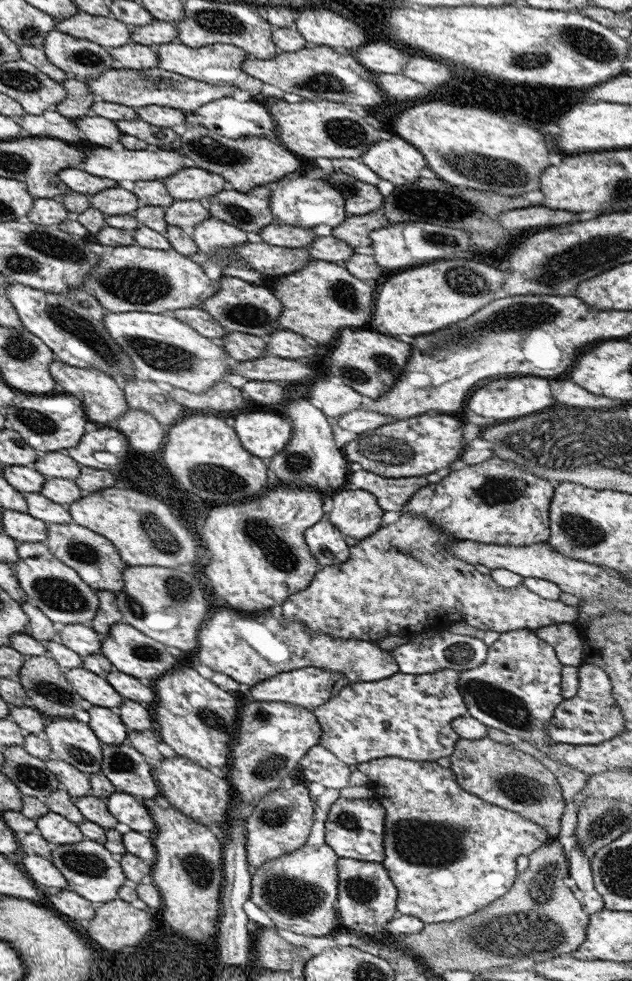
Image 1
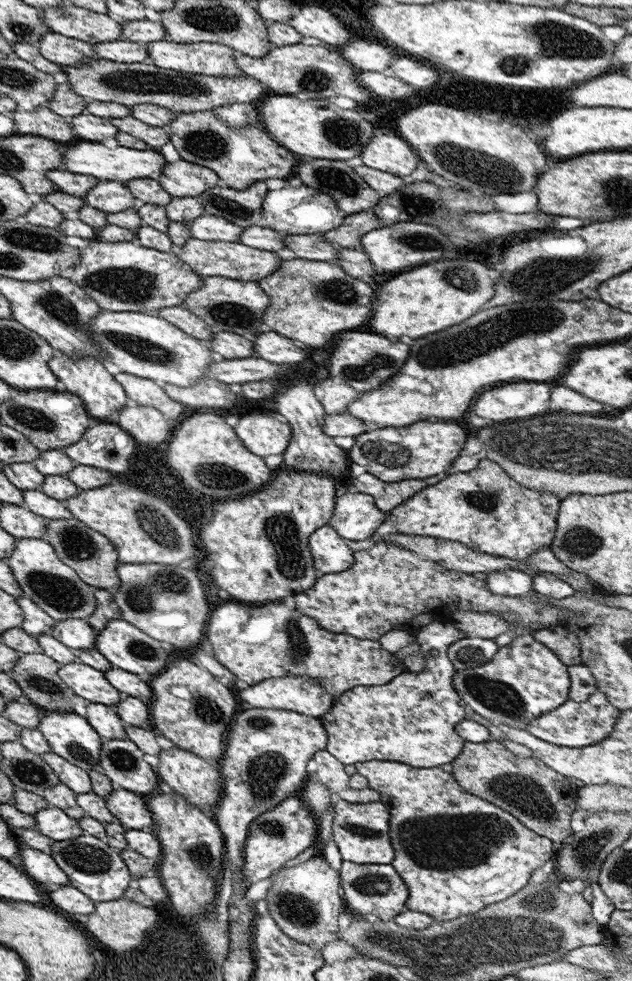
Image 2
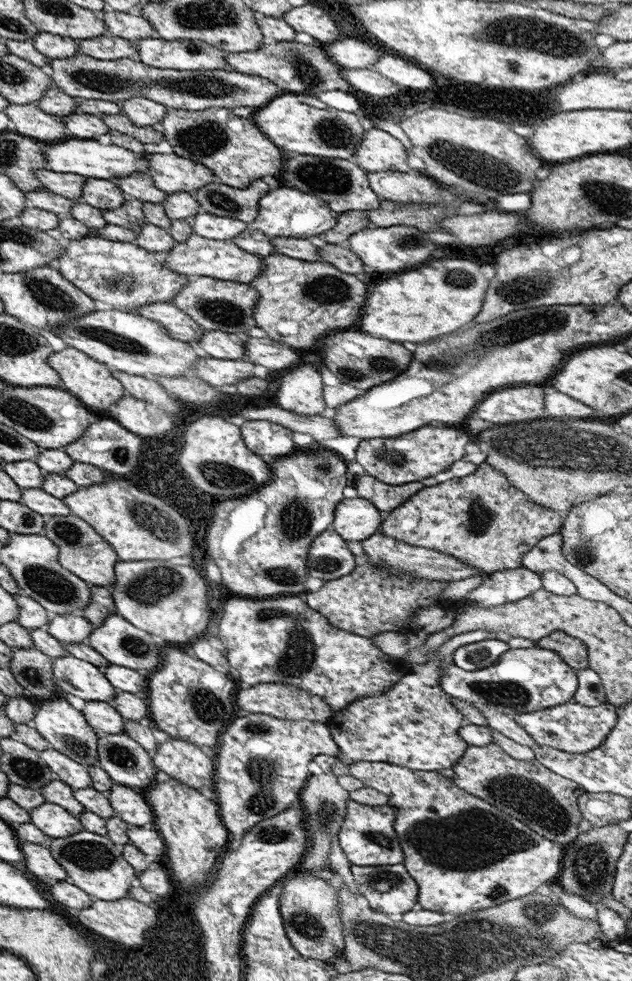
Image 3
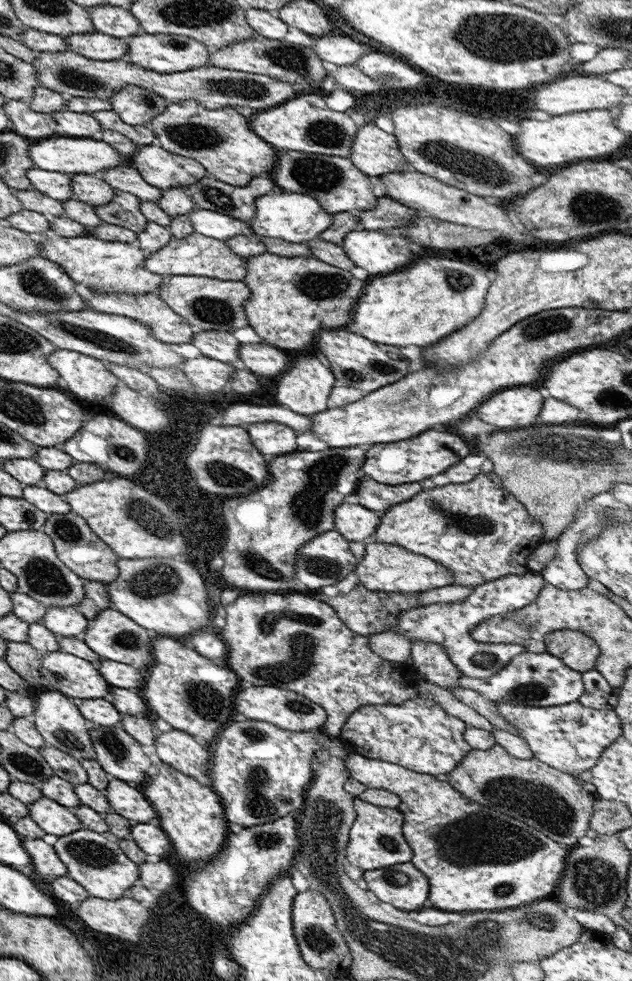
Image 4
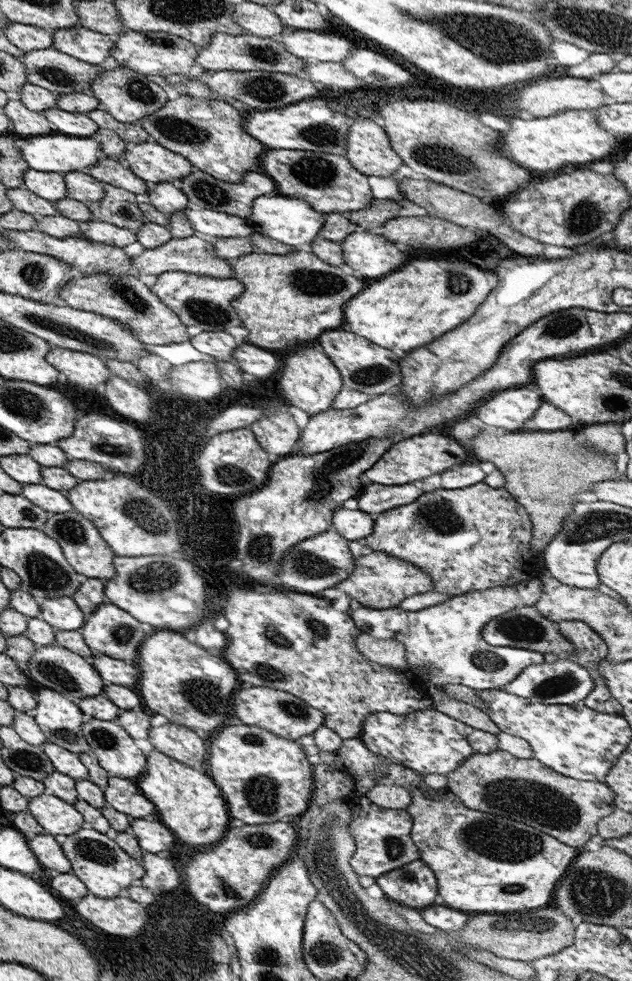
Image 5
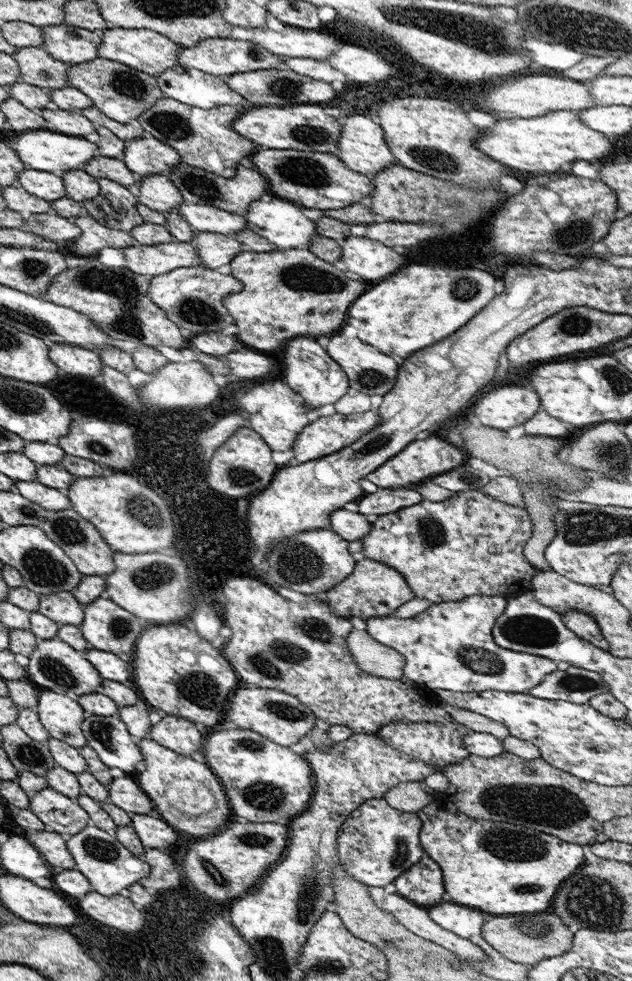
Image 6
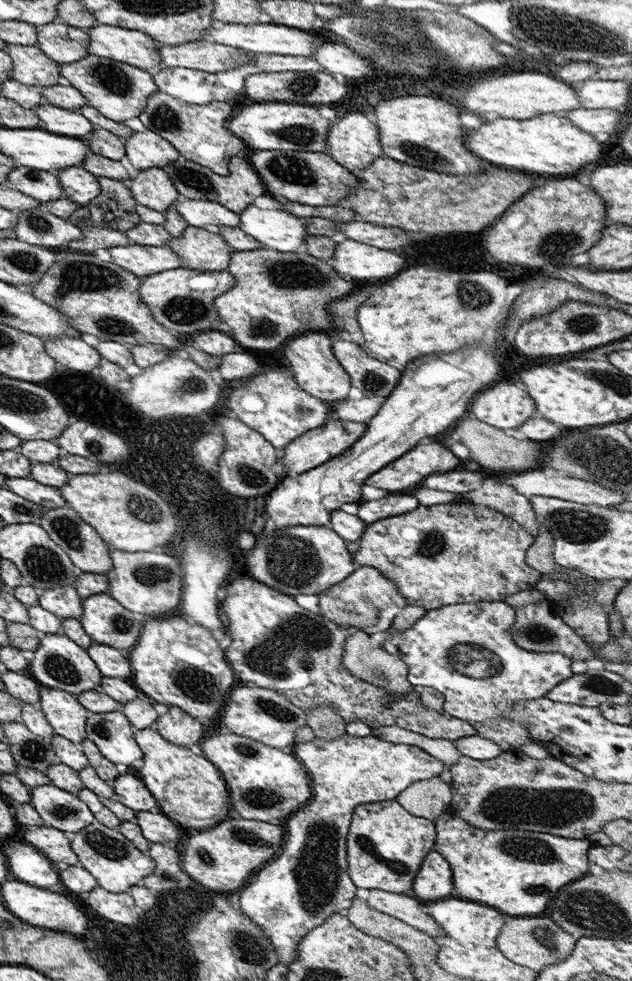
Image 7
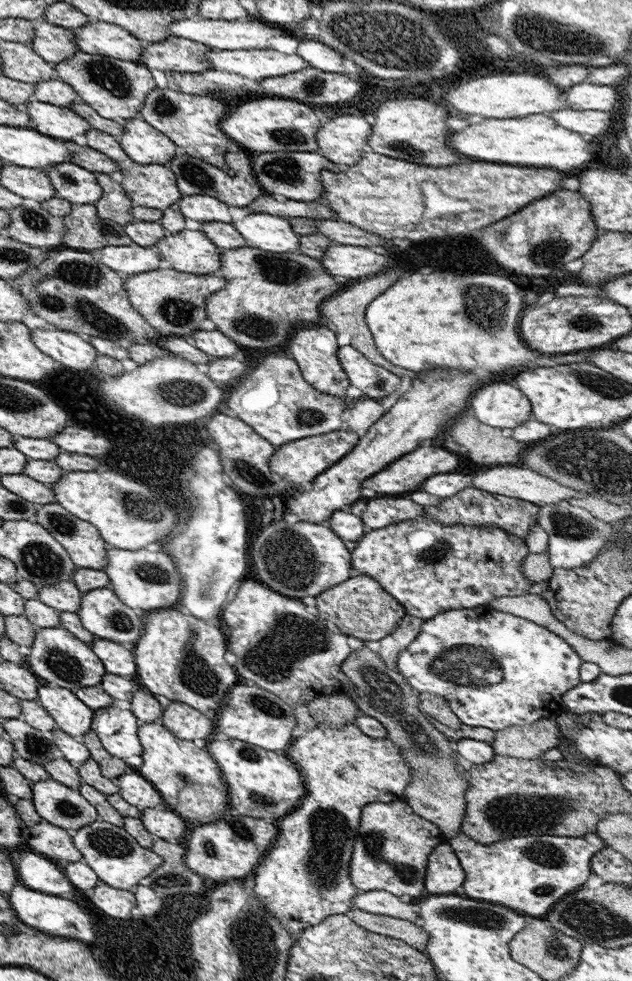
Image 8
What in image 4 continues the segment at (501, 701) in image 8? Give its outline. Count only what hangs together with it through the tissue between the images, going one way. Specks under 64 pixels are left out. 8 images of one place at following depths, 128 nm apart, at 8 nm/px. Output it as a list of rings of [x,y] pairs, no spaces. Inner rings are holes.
[[[530,571],[522,575],[506,574],[475,586],[471,594],[463,601],[428,604],[400,612],[391,631],[403,635],[411,643],[427,641],[427,644],[440,644],[460,675],[474,679],[486,679],[506,665],[511,657],[525,651],[525,647],[518,644],[477,642],[471,638],[472,627],[486,618],[500,617],[503,613],[535,602],[544,583],[542,575],[538,572]]]

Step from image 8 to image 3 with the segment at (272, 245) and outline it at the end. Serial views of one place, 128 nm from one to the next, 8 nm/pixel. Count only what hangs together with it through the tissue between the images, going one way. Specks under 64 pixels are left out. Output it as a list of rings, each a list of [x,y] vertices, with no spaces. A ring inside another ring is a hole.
[[[280,185],[277,189],[268,190],[260,197],[257,216],[249,224],[249,228],[266,234],[268,237],[307,238],[333,228],[337,217],[338,214],[334,213],[324,200]]]

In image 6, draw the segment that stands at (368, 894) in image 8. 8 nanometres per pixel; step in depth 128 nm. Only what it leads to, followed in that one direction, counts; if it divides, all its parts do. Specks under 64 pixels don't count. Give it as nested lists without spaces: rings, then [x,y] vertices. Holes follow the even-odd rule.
[[[368,886],[369,896],[385,912],[392,914],[404,928],[465,961],[485,961],[481,948],[435,924],[428,916],[424,906],[399,896],[397,893],[385,893],[383,887]]]

